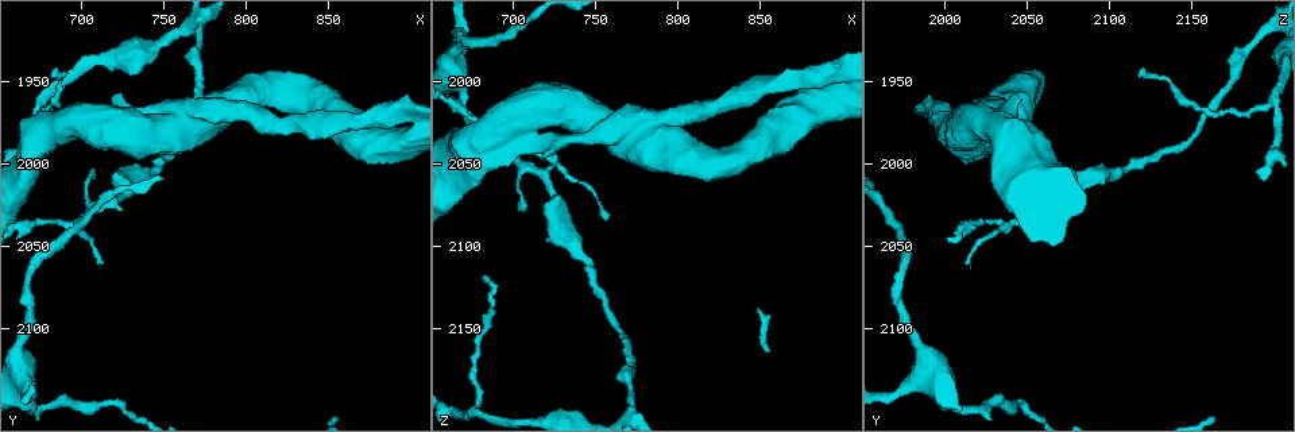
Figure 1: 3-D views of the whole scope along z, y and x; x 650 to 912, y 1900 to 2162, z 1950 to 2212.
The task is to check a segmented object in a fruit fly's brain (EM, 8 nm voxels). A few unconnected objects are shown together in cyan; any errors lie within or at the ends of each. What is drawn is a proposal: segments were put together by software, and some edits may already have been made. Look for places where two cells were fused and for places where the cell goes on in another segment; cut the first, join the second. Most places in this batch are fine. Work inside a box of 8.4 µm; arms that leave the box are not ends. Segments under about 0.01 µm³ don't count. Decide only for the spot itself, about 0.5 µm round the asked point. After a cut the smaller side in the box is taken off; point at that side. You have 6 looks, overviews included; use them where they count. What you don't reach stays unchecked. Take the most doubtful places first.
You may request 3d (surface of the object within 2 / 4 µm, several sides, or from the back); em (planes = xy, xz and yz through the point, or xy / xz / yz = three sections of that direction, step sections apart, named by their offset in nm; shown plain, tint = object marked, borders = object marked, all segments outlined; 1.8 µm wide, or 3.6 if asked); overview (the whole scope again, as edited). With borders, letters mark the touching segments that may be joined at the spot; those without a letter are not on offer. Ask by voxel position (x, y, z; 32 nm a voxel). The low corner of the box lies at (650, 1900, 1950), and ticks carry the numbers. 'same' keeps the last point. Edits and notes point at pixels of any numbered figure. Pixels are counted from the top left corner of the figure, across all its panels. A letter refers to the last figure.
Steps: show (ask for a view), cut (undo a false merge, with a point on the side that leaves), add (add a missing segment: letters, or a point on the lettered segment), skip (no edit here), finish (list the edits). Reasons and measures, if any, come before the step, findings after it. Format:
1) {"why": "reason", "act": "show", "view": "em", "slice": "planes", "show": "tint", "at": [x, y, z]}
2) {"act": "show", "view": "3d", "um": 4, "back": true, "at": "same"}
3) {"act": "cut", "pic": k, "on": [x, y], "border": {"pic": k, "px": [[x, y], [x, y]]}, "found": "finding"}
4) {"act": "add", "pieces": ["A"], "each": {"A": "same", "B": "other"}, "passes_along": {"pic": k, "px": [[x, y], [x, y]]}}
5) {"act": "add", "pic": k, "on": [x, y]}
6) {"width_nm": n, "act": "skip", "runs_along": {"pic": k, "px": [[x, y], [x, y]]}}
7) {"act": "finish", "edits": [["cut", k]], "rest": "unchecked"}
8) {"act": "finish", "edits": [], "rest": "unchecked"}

{"why": "touches itself", "act": "show", "view": "em", "slice": "xy", "step": 8, "show": "borders", "at": [866, 1972, 1994]}

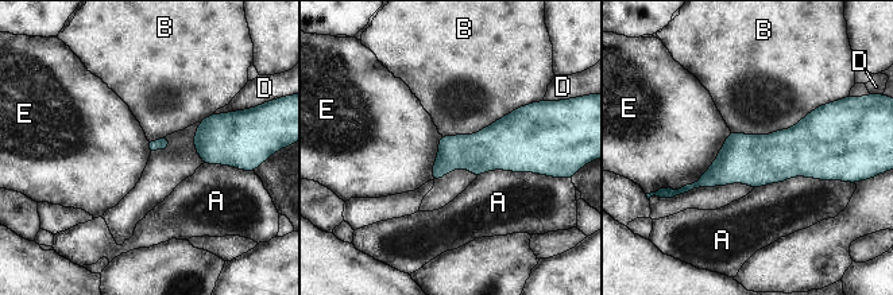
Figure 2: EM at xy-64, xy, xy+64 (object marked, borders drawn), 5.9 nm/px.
{"act": "skip", "each": {"A": "other", "B": "other", "D": "other", "E": "other"}, "runs_along": {"pic": 2, "px": [[832, 140], [741, 159], [699, 183]]}, "found": "continuous, no second cell"}

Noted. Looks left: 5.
{"why": "free end", "act": "show", "view": "em", "slice": "planes", "show": "tint", "at": [682, 1948, 2120]}

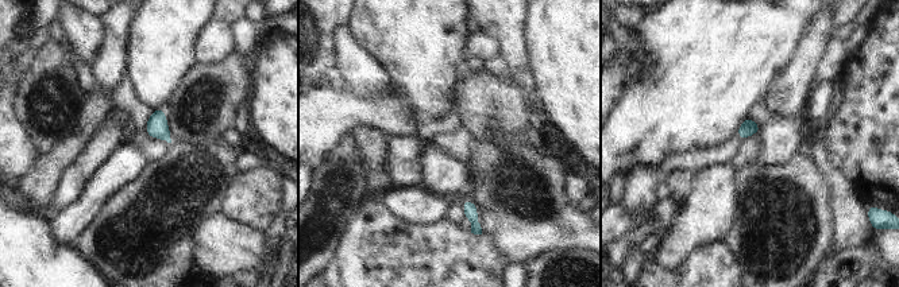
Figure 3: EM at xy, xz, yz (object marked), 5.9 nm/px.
{"act": "show", "view": "em", "slice": "planes", "show": "borders", "at": "same"}

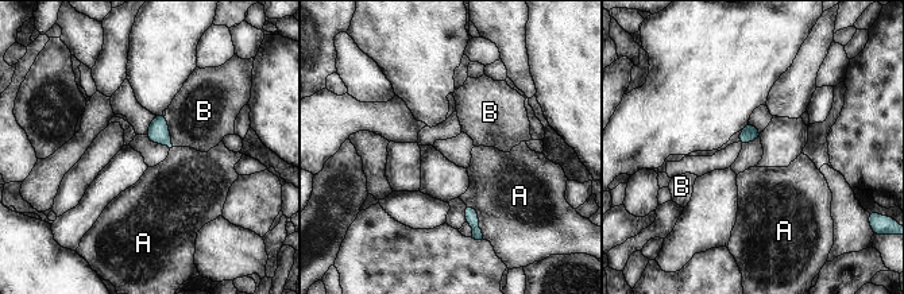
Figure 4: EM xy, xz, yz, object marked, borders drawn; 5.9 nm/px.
{"act": "skip", "each": {"A": "other", "B": "other"}, "border": {"pic": 4, "px": [[165, 115], [173, 146]]}, "found": "none of them fits"}

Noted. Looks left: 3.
{"why": "stops while still wide", "act": "show", "view": "3d", "um": 2, "at": [720, 1958, 2044]}

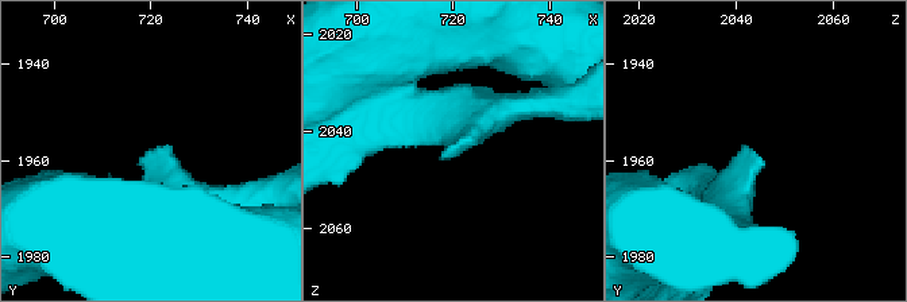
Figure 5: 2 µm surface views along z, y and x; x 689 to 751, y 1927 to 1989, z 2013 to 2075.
{"act": "show", "view": "em", "slice": "xy", "step": 8, "show": "borders", "at": [719, 1959, 2045]}

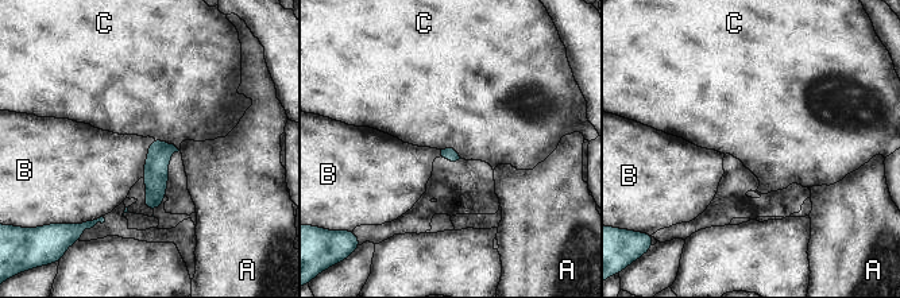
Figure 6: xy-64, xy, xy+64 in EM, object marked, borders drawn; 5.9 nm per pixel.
{"act": "show", "view": "em", "slice": "planes", "show": "borders", "at": "same"}

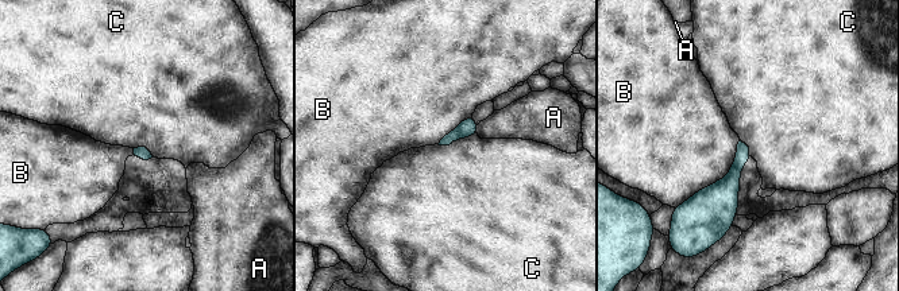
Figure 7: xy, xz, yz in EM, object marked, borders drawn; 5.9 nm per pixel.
{"act": "skip", "each": {"A": "other", "B": "other", "C": "other"}, "found": "none of them fits"}

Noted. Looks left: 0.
{"act": "finish", "edits": [], "rest": "unchecked"}

